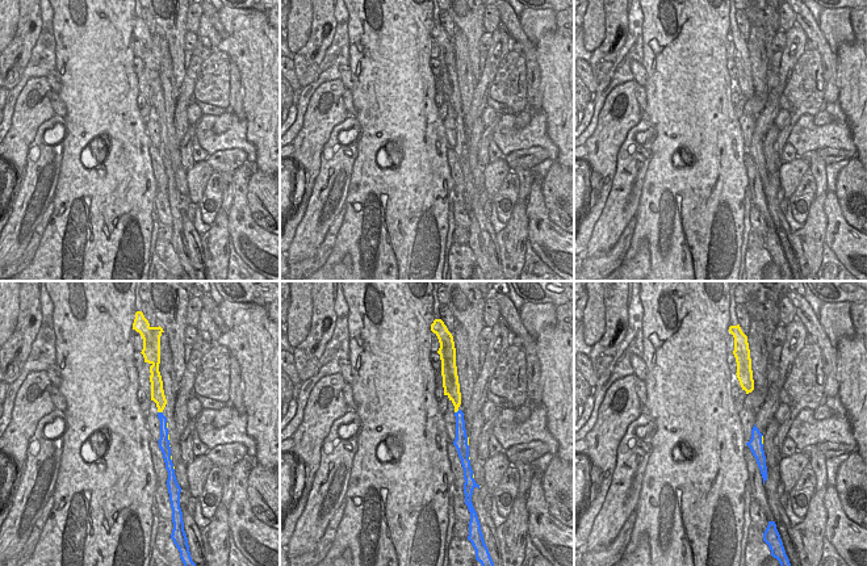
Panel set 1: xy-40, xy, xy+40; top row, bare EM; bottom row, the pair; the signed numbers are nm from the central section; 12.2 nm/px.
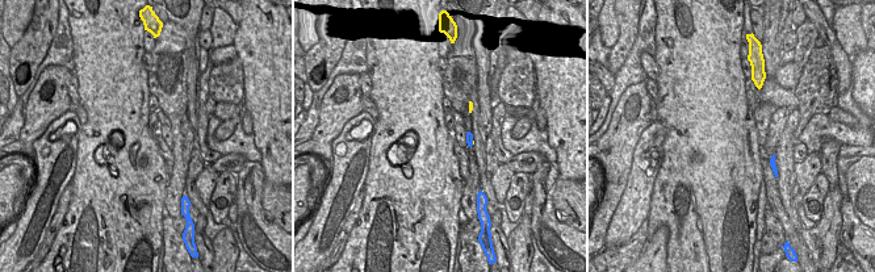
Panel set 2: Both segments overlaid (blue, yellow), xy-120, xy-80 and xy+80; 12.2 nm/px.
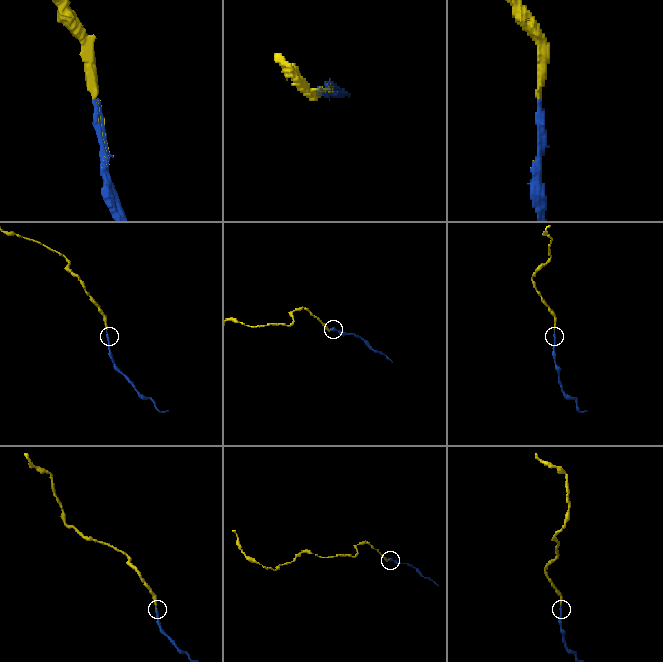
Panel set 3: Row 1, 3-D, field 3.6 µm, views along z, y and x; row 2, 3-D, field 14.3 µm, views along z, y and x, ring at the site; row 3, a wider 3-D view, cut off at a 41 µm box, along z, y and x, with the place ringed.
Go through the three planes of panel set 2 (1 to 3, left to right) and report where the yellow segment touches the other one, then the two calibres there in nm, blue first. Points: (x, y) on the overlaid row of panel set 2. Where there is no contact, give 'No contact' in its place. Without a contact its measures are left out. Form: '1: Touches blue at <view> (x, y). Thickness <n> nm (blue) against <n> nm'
1: No contact
2: Touches blue at xy-80 (472, 142). Thickness 100 nm (blue) against 30 nm
3: No contact.

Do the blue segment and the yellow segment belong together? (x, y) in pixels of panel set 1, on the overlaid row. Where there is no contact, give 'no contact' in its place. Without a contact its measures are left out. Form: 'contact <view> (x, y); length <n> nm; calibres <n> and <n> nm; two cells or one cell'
contact xy-40 (160, 413); length 70 nm; calibres 100 and 160 nm; one cell

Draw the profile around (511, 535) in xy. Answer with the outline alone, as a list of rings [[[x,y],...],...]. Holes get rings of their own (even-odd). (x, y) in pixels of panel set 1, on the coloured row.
[[[516,496],[507,520],[497,528],[502,566],[522,566],[528,536],[527,498]]]

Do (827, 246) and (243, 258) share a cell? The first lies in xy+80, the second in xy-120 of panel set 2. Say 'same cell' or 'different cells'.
different cells

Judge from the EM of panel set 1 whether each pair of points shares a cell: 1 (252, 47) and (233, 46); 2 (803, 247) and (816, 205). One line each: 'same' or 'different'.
1: same
2: same

